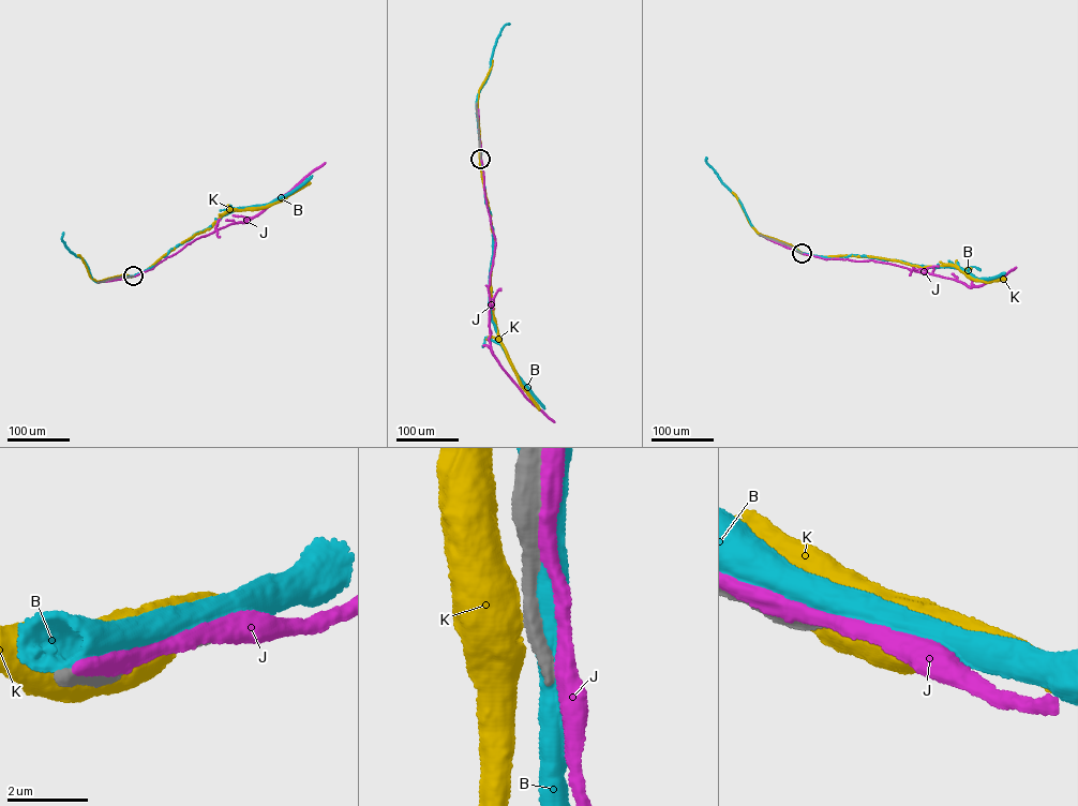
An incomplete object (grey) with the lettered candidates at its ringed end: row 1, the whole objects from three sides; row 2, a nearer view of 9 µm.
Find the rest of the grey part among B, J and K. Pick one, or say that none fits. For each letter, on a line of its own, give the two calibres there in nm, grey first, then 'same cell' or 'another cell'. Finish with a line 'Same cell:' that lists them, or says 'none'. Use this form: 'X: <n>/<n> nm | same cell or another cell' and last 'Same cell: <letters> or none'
B: 340/550 nm | another cell
J: 380/440 nm | another cell
K: 340/750 nm | another cell
Same cell: none

